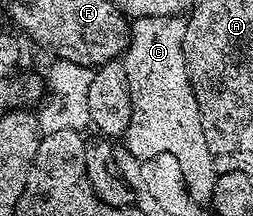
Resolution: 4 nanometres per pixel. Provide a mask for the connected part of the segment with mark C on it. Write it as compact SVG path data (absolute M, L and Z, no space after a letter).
M145 16L130 23L127 48L121 58L133 104L129 128L125 135L125 147L138 160L155 157L161 153L172 153L181 164L181 172L184 173L184 180L191 194L199 200L211 200L215 196L217 167L215 157L209 152L209 144L205 144L201 112L185 64L183 37L186 27L186 21L179 16Z

